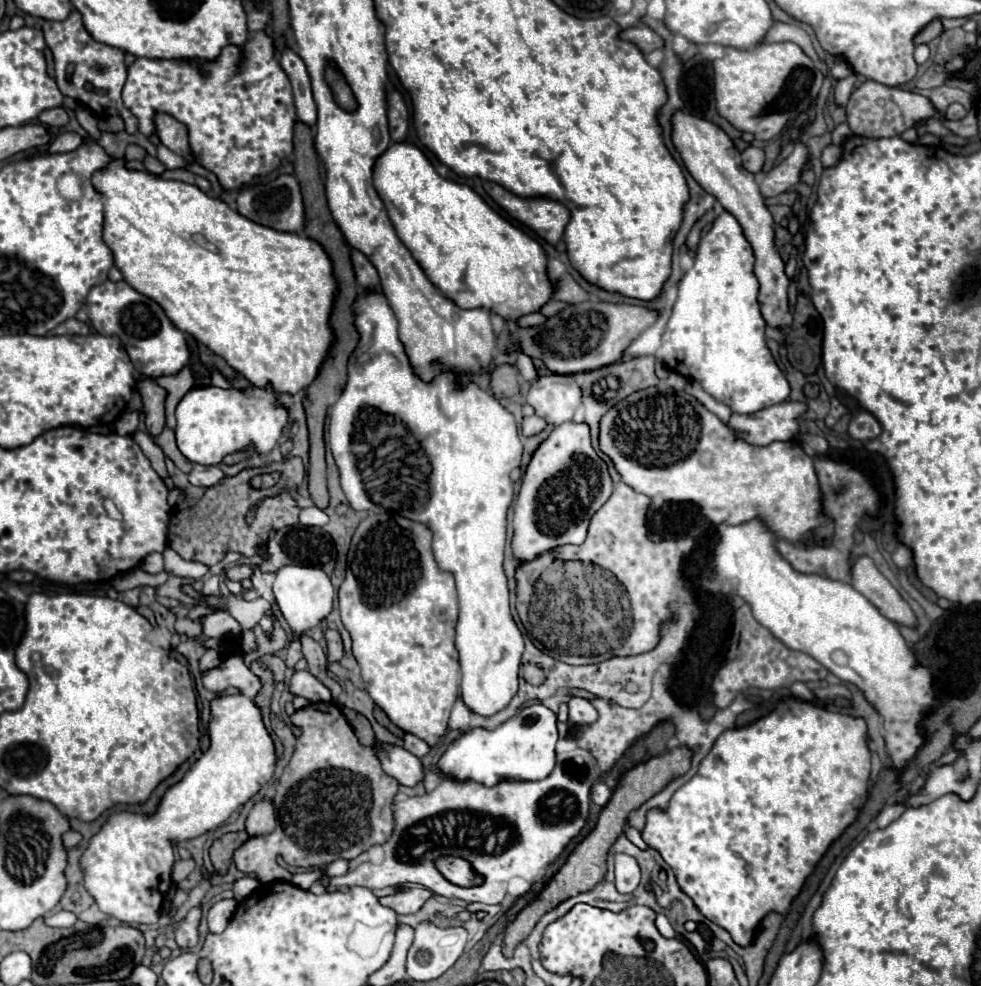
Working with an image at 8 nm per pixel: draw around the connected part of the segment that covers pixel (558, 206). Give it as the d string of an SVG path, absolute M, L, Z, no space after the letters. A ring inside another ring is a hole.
M485 182L485 192L515 220L523 222L531 230L535 230L545 242L557 244L565 232L565 226L571 218L569 208L563 202L555 202L549 198L521 198L513 192L505 190L495 182Z

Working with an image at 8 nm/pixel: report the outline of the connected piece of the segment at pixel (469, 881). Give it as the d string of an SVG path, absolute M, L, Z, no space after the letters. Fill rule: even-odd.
M441 856L435 866L439 868L439 872L451 880L453 884L459 884L459 886L473 886L473 884L479 884L481 878L475 876L475 872L471 870L469 862L463 860L463 858L455 858L455 856Z

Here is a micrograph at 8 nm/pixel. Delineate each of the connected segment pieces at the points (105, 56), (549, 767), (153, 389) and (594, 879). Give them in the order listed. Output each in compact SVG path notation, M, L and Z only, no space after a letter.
M73 10L63 22L45 22L43 34L47 48L53 52L55 58L55 72L57 72L55 80L61 94L77 100L79 104L85 104L97 116L121 116L125 120L125 130L129 134L135 134L139 130L137 118L125 108L121 100L121 92L127 80L127 66L123 60L123 52L119 48L93 40L91 34L85 30L81 14L77 10Z
M541 702L525 706L517 716L499 724L495 730L473 728L461 734L441 756L439 768L459 780L475 780L485 786L495 786L499 778L509 780L543 780L555 768L555 744L559 740L557 714Z
M137 380L137 390L143 398L143 412L145 412L145 424L147 432L151 436L159 436L165 428L165 398L167 390L155 384L155 380Z
M675 748L673 752L669 752L665 756L657 756L657 758L647 760L645 764L639 764L637 768L633 768L631 772L627 772L621 778L619 788L613 792L609 804L601 810L601 816L597 820L595 830L571 852L571 856L567 858L567 862L553 876L553 880L545 886L545 890L539 894L539 898L533 900L525 910L521 910L519 916L507 926L505 936L503 936L503 954L507 958L511 958L513 956L513 950L517 948L517 944L521 944L531 934L531 930L535 928L535 924L539 922L539 918L543 914L547 914L549 910L557 908L561 902L565 902L571 896L577 896L581 892L593 890L599 882L605 880L605 874L607 874L607 852L613 846L613 842L621 836L629 812L633 812L639 806L643 806L651 796L655 796L657 792L661 792L671 780L683 776L689 770L689 756L691 756L689 750Z

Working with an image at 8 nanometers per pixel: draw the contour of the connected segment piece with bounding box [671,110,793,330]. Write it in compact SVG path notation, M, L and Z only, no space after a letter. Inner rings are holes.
M677 110L671 118L671 138L677 148L677 152L683 158L685 168L689 174L701 184L701 188L709 194L713 194L721 206L737 218L741 224L745 238L749 240L753 252L755 252L755 276L759 280L759 304L761 314L767 325L784 330L790 327L793 320L792 310L787 302L787 288L789 278L785 276L785 264L775 252L773 244L773 216L769 214L763 196L759 194L759 188L755 184L753 174L745 172L741 164L741 154L733 146L731 138L713 122L705 118L697 118L685 110ZM768 312L770 313L768 318Z

